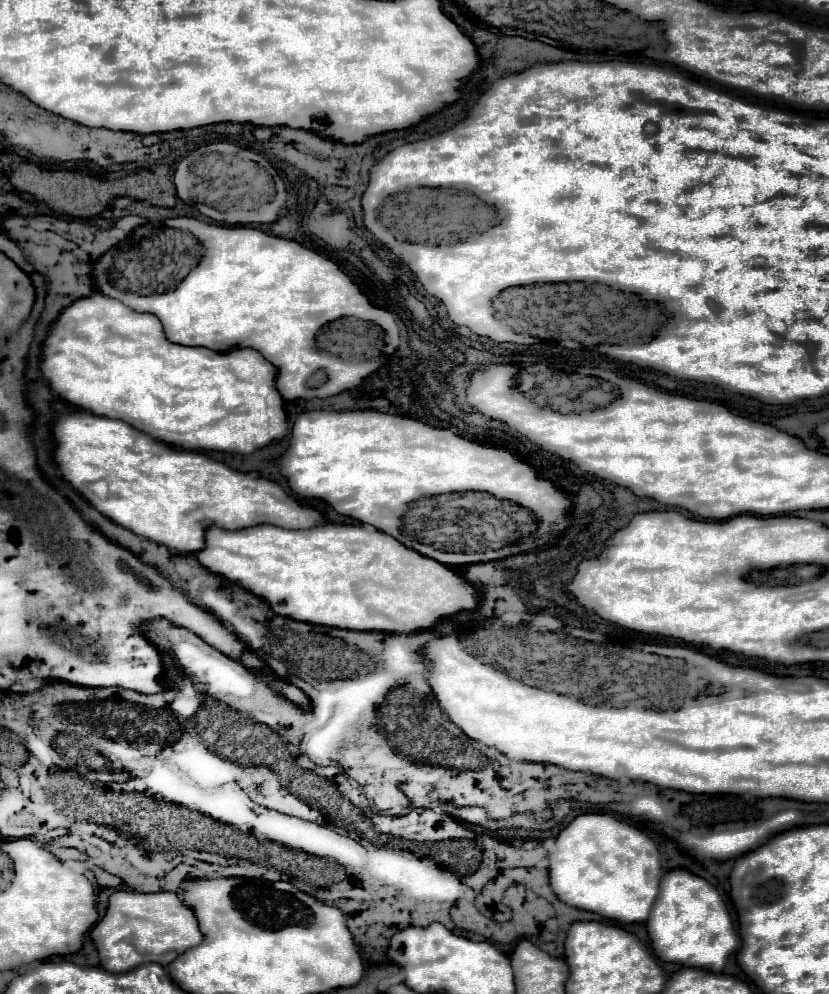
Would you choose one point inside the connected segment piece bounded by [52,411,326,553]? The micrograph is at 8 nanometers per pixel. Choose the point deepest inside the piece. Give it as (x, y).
(170, 496)

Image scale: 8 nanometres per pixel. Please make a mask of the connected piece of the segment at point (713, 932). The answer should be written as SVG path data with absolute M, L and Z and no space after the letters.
M670 869L664 873L660 893L652 905L646 927L650 929L654 953L668 963L720 973L726 959L738 949L734 923L720 893L714 885L688 869Z

